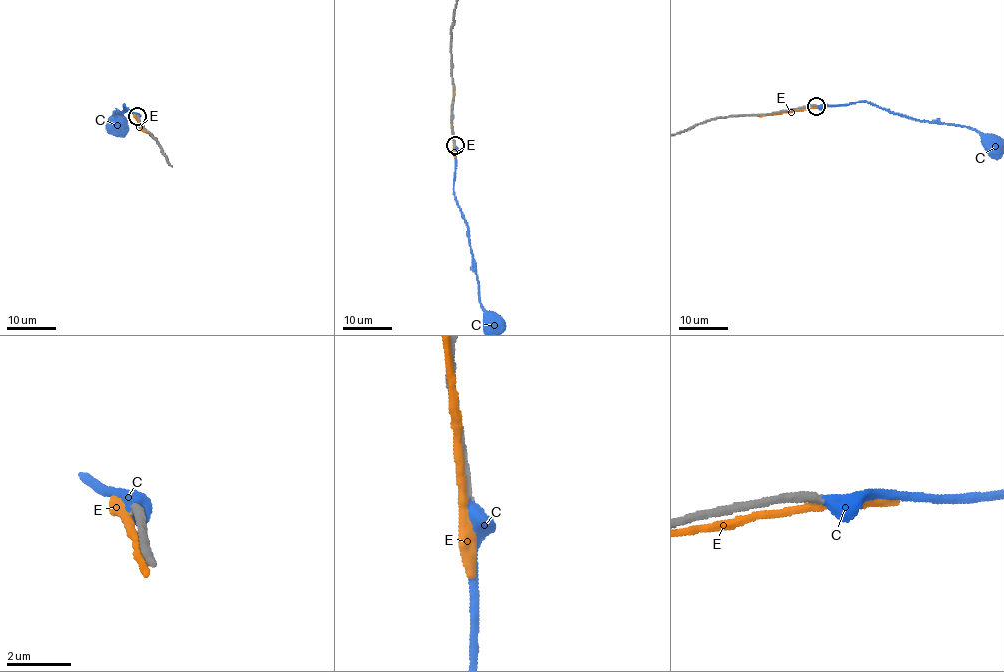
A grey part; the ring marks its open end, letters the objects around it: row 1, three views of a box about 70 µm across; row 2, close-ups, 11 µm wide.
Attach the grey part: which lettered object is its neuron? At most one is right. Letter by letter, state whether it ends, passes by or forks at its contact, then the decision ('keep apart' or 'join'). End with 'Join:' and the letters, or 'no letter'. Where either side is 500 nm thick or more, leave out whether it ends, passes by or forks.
C: it ends; join
E: it passes by; keep apart
Join: C

